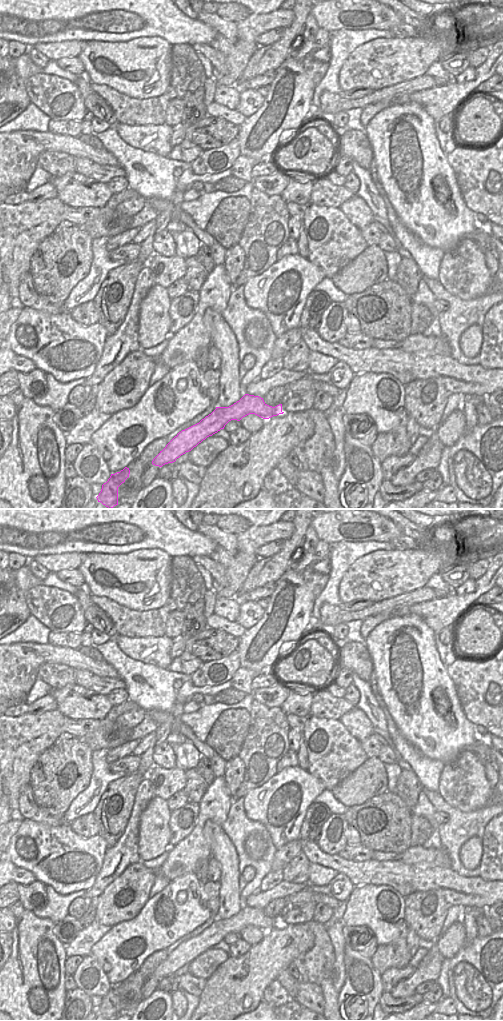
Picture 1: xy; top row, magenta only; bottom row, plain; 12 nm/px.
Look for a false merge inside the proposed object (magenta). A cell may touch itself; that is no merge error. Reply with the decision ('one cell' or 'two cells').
one cell

